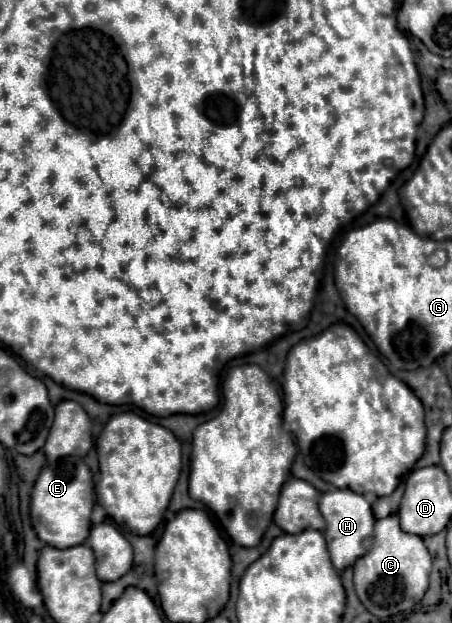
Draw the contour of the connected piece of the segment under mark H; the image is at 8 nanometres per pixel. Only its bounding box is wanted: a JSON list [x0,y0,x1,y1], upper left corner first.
[319,489,375,571]

